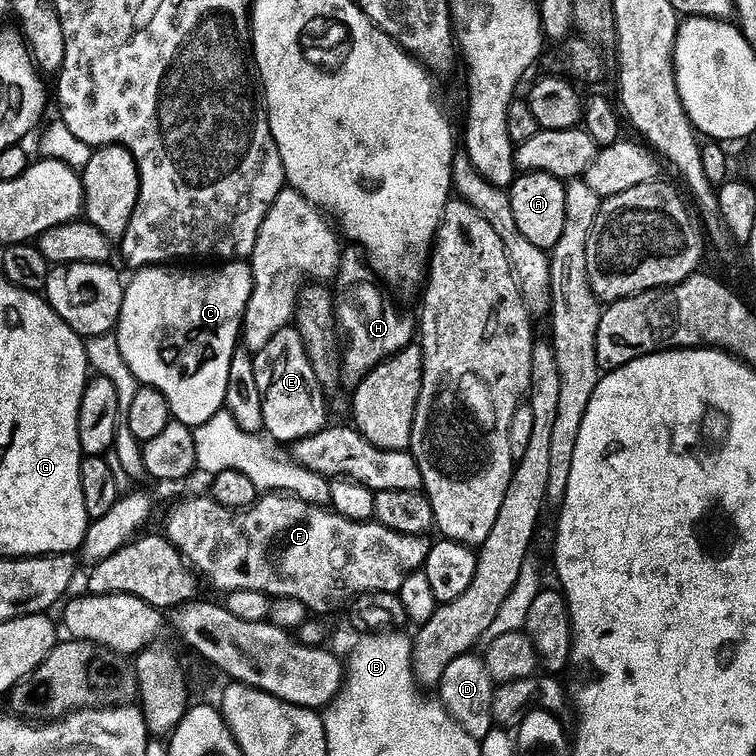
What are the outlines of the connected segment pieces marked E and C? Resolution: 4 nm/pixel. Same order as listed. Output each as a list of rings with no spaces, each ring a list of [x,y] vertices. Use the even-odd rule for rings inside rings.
[[[285,326],[278,330],[267,346],[255,353],[254,359],[262,396],[262,417],[265,418],[263,431],[277,445],[291,446],[329,427],[328,406],[324,402],[326,388],[316,376],[298,329]]]
[[[228,262],[224,268],[216,268],[213,272],[179,272],[176,266],[157,266],[154,268],[141,268],[135,273],[133,280],[127,281],[124,290],[124,301],[122,302],[122,314],[120,320],[116,323],[116,331],[114,335],[117,338],[118,346],[121,347],[122,358],[126,360],[126,365],[134,374],[134,378],[146,388],[153,388],[162,394],[162,398],[166,398],[166,402],[172,411],[173,421],[177,424],[184,424],[186,427],[196,429],[210,418],[214,418],[219,412],[225,411],[226,388],[229,385],[229,373],[231,359],[238,349],[238,345],[242,340],[242,329],[244,326],[244,315],[246,314],[246,306],[252,297],[254,290],[254,278],[252,277],[252,266],[248,262]]]

